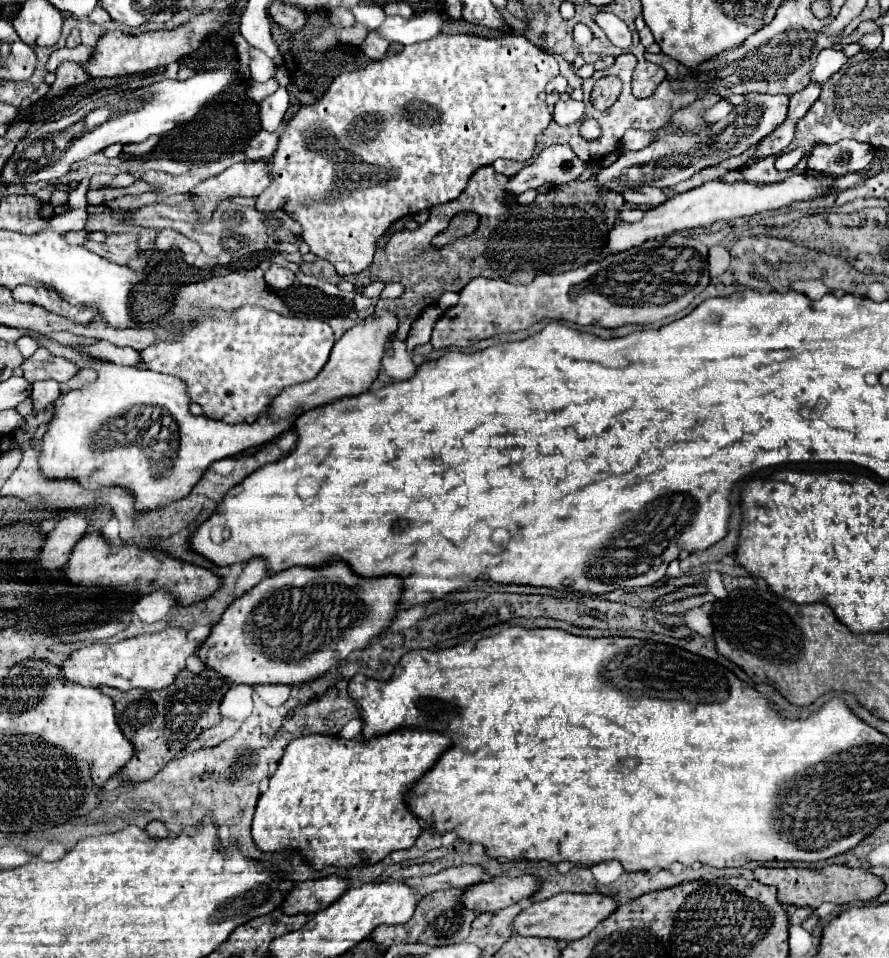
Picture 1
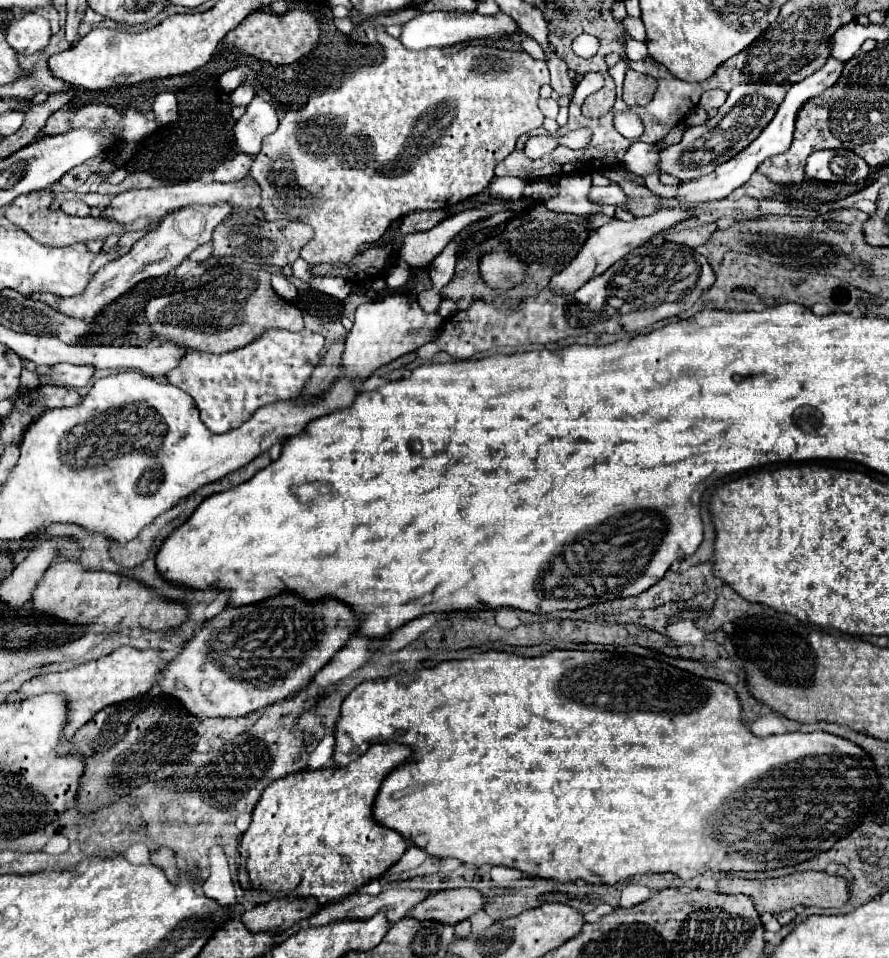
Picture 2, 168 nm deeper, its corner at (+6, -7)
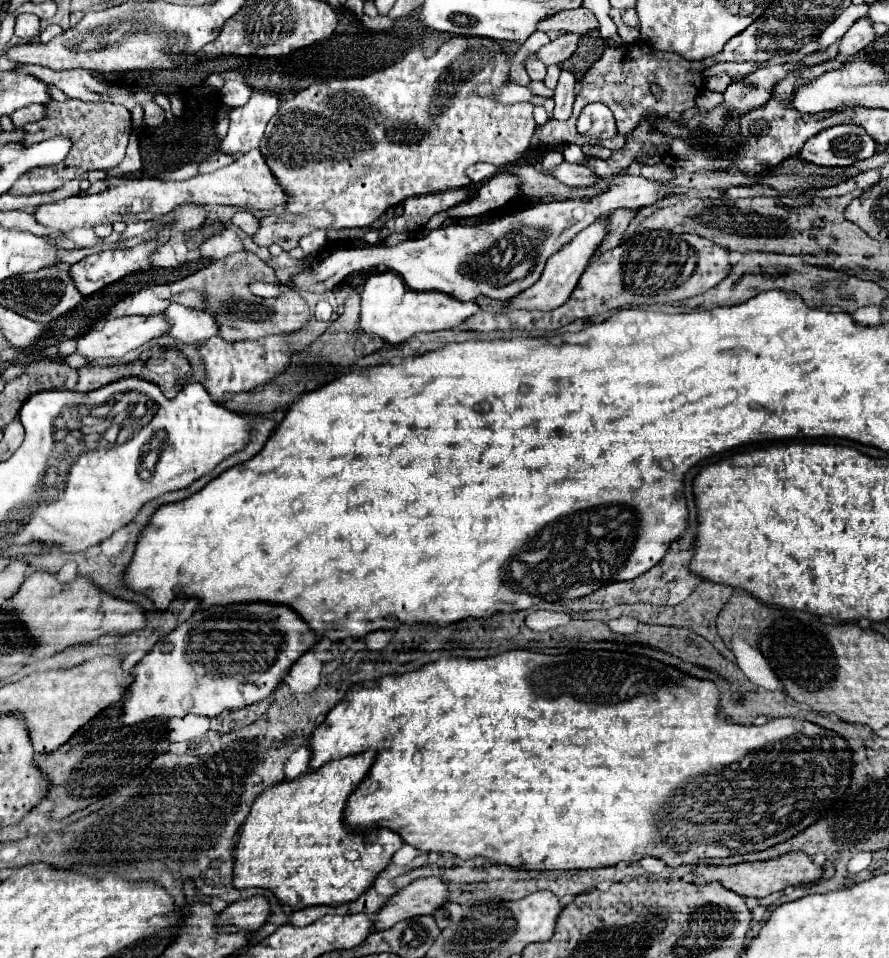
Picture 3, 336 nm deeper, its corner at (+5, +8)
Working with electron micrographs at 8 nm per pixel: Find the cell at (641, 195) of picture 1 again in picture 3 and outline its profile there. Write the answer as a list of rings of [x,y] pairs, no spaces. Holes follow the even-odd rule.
[[[565,160],[551,170],[551,176],[559,178],[559,182],[573,186],[573,188],[583,188],[583,186],[591,186],[591,184],[599,182],[599,178],[589,168],[585,168],[581,164],[571,164]]]

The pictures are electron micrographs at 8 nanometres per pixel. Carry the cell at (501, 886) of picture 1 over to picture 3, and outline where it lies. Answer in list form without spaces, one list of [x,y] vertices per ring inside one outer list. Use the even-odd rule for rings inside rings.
[[[419,878],[401,888],[379,912],[375,912],[371,918],[373,930],[381,932],[401,920],[433,914],[443,902],[447,902],[447,882],[439,878]]]

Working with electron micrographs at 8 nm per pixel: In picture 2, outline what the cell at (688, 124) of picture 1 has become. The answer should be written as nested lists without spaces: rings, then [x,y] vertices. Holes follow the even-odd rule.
[[[714,89],[714,91],[706,91],[702,97],[700,97],[700,107],[704,107],[706,111],[714,109],[714,107],[720,107],[724,105],[728,93],[726,91],[720,91],[720,89]]]

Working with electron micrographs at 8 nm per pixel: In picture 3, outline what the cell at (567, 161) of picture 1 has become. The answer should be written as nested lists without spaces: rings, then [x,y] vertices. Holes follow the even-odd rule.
[[[473,164],[471,168],[467,168],[467,176],[473,180],[473,182],[485,182],[489,180],[491,176],[495,176],[499,172],[497,166],[493,164]]]

